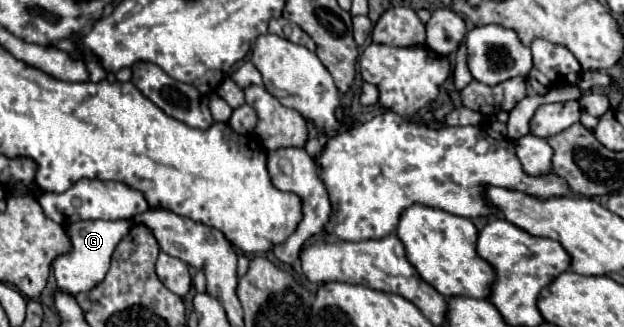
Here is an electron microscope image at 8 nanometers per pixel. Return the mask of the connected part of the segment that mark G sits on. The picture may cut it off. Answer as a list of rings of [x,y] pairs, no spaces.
[[[102,219],[78,221],[78,223],[68,225],[66,231],[72,241],[72,251],[56,257],[56,261],[52,265],[58,287],[70,295],[78,295],[78,293],[84,293],[84,291],[90,291],[92,287],[96,287],[108,273],[110,257],[112,257],[116,245],[122,241],[122,237],[130,231],[130,225],[132,225],[130,221],[102,221]]]

